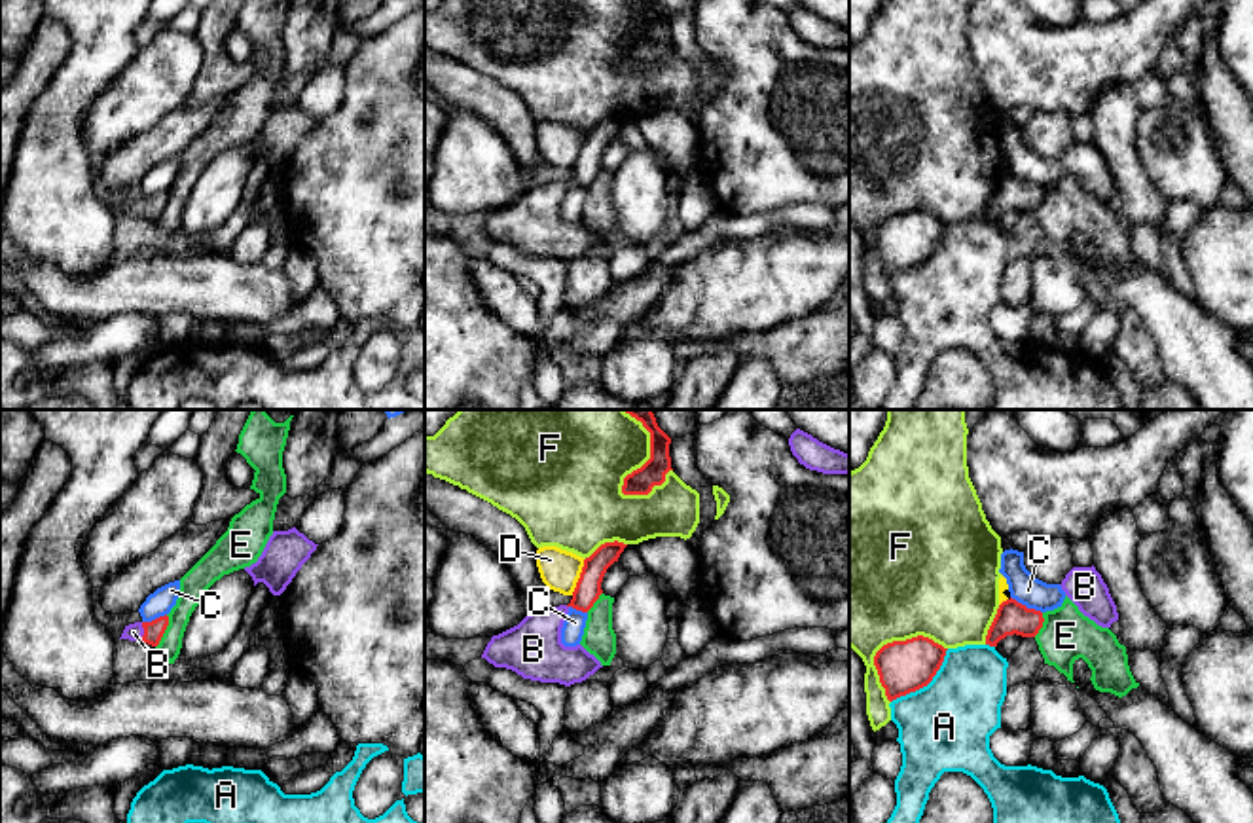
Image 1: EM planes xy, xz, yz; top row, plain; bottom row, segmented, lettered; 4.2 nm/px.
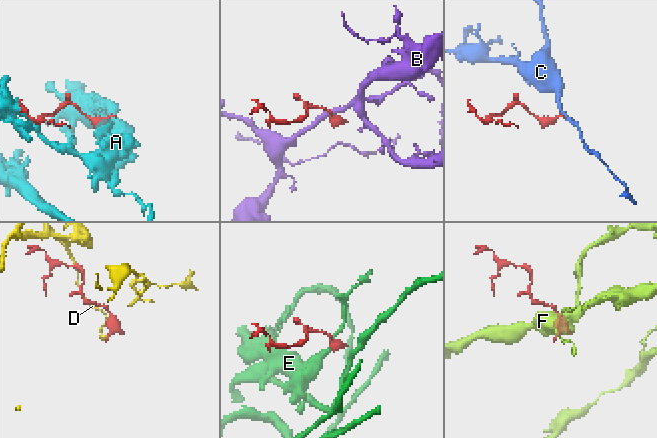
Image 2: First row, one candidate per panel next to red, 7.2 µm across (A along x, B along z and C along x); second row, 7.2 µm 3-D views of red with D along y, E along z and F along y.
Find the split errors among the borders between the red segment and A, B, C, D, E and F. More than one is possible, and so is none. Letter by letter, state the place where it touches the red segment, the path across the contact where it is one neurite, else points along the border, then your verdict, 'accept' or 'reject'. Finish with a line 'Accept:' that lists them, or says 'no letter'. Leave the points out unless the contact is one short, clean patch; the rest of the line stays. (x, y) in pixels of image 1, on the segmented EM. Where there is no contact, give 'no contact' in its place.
A: meets red in yz at (926, 685); reject
B: meets red in xy at (145, 632); runs through xy (154, 630), (145, 632), (133, 632); accept
C: meets red in yz at (1024, 605); border along yz (1011, 596), (1041, 613); reject
D: meets red in xz at (581, 577); border along xz (584, 560), (571, 594); reject
E: meets red in xy at (163, 632); border along xy (167, 615), (167, 626), (156, 647); reject
F: meets red in xz at (645, 463); reject
Accept: B

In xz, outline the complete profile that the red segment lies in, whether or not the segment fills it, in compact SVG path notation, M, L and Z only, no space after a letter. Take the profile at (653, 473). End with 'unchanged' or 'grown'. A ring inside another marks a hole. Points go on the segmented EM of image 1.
M624 410L631 417L643 423L650 432L650 459L631 474L624 478L624 495L648 495L654 485L665 482L665 474L671 468L669 444L671 438L658 427L652 410Z; unchanged

